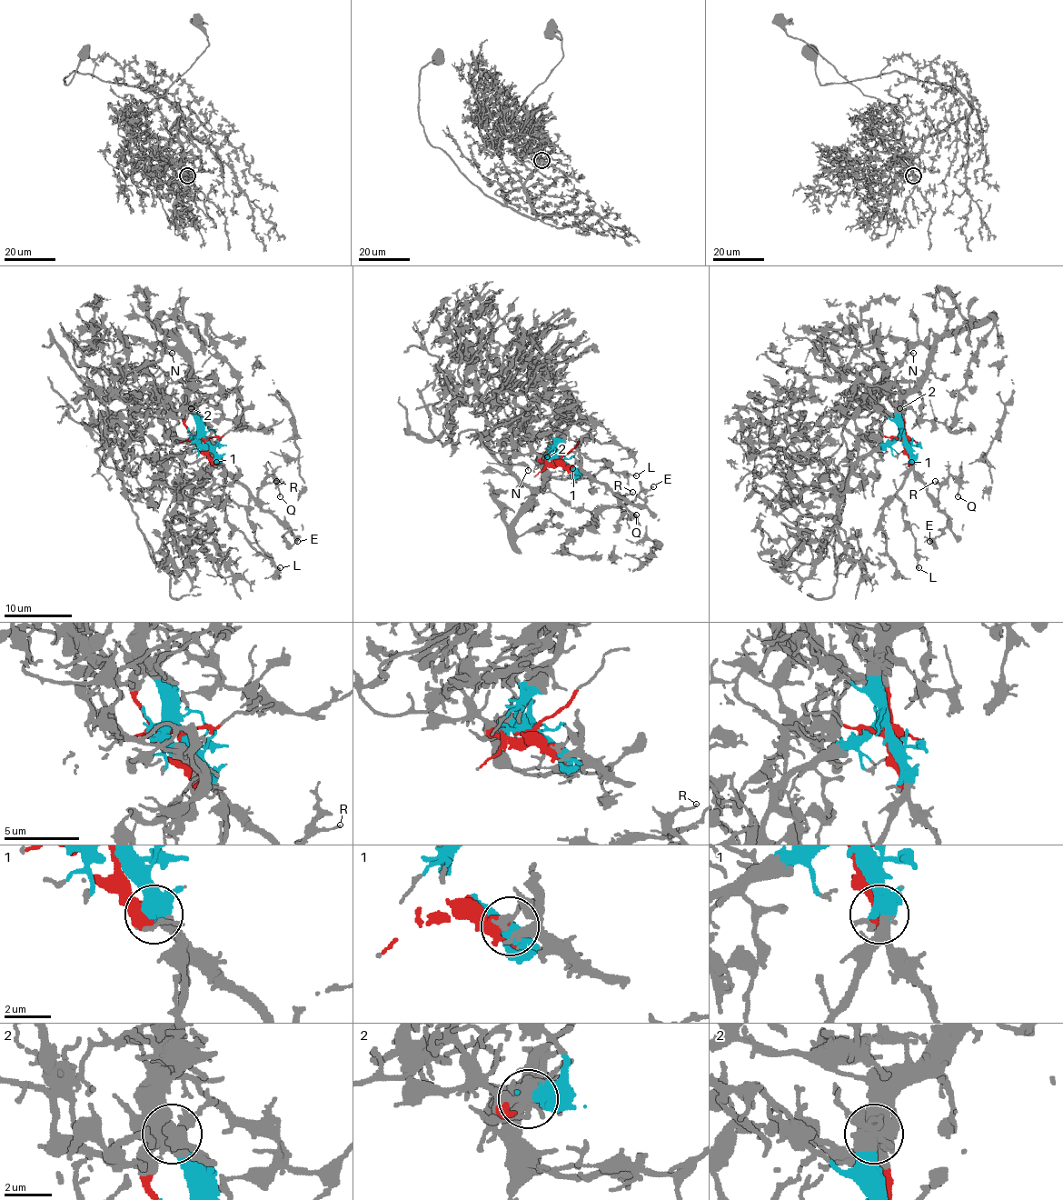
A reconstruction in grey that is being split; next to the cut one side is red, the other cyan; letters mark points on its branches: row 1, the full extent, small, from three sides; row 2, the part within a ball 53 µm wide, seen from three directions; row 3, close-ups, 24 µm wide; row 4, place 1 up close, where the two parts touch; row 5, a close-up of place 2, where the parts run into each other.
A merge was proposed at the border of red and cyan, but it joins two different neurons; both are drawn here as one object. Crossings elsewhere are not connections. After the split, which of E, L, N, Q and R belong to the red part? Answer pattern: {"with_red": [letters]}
{"with_red": []}

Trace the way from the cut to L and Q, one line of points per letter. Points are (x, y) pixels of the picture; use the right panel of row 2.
L: (903, 440), (911, 465), (897, 494), (903, 502), (903, 518), (911, 531), (918, 568)
Q: (903, 440), (915, 476), (934, 498), (938, 496), (938, 490), (951, 476), (958, 484), (958, 496)

